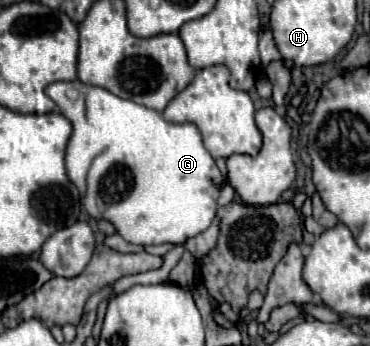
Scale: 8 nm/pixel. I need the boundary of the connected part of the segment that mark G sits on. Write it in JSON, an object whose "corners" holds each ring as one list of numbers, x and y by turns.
{"corners":[[80,80,54,82,54,84,50,84,50,86,46,88,46,94,56,102,56,106,60,108,60,112,62,112,72,124,72,134,70,140,68,140,68,148,66,148,66,172,68,172,70,182,78,188,80,194,84,194,84,190,86,190,87,172,90,168,90,172,88,172,88,190,86,190,86,194,84,194,84,198,82,198,82,206,86,208,86,212,88,212,92,218,96,218,96,220,102,220,102,218,104,218,104,220,112,222,114,228,116,228,116,232,118,232,124,240,128,240,130,244,142,244,142,246,146,246,146,244,184,244,186,240,190,240,190,238,194,238,196,234,204,232,204,230,212,224,212,220,214,220,214,216,216,216,216,208,218,208,218,204,216,204,218,192,220,192,220,188,224,186,226,176,218,170,218,166,216,166,214,158,210,156,210,152,206,152,206,148,204,148,204,144,202,144,202,136,200,136,200,132,198,132,198,128,196,128,194,124,172,124,172,122,166,122,166,120,162,118,162,114,158,114,156,110,150,110,150,108,146,108,146,106,140,106,140,104,136,104,136,102,132,102,132,100,118,98,118,96,114,96,112,92,108,92,108,90,104,90,104,88,96,88,96,86,82,84]]}

